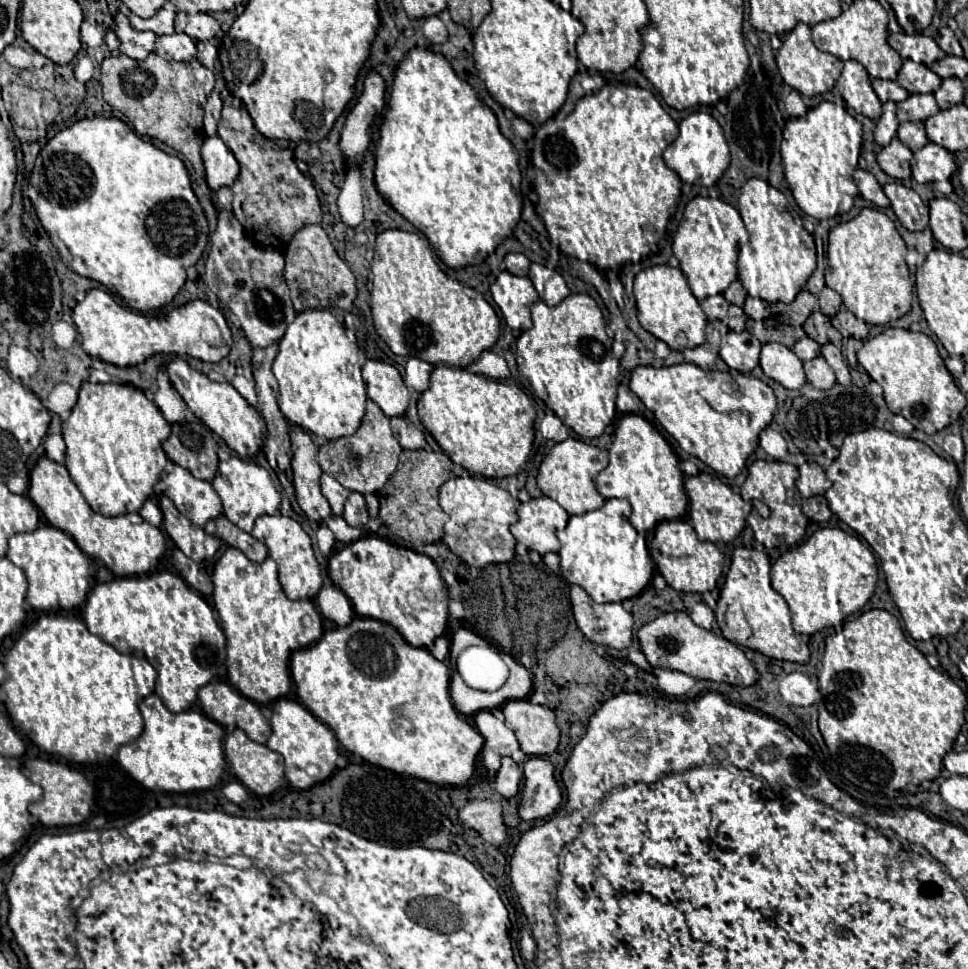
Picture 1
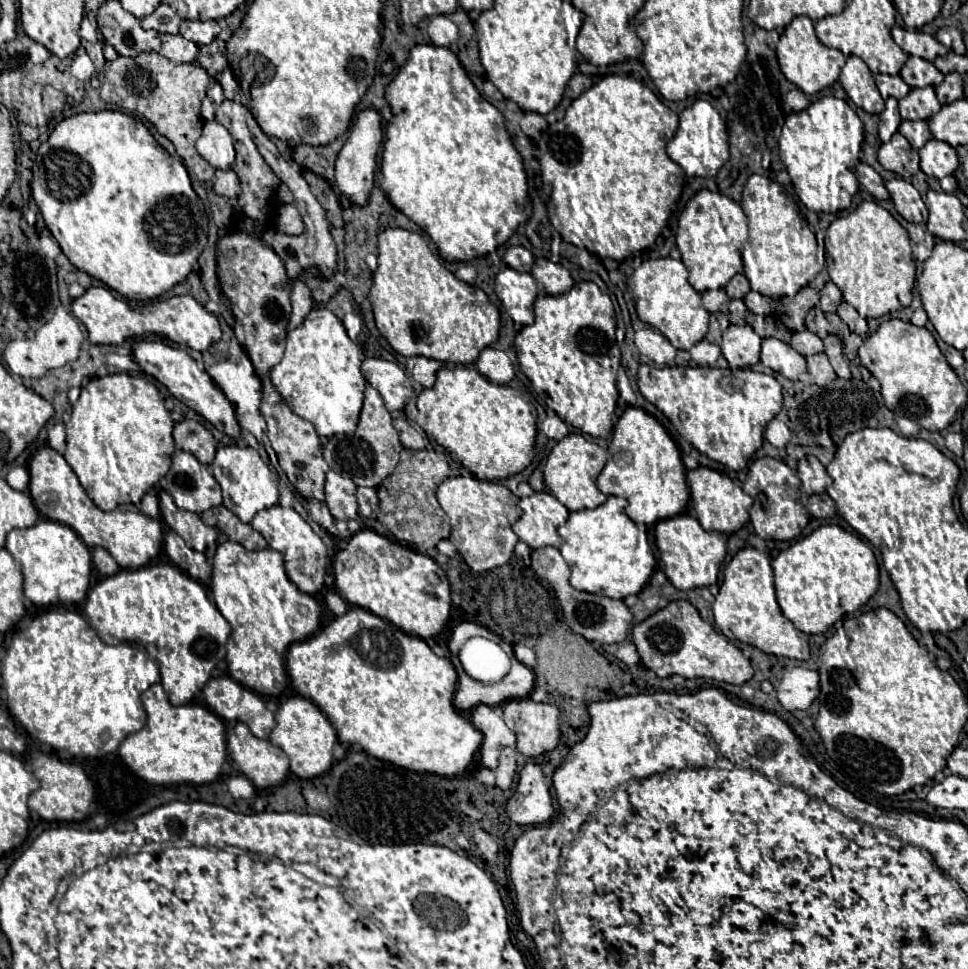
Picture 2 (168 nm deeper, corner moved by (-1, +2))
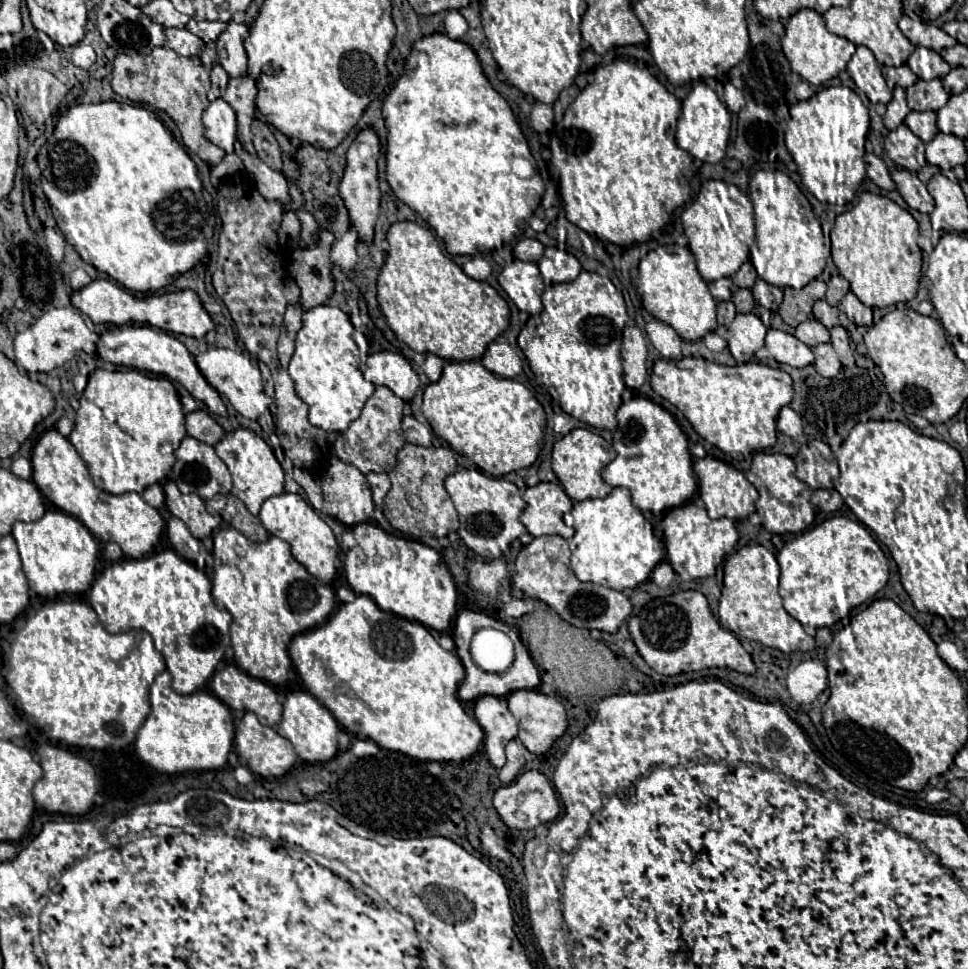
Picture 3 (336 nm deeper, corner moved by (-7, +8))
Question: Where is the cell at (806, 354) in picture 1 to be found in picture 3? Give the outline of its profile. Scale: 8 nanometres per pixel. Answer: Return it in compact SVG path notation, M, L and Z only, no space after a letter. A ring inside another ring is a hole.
M810 317L810 319L806 319L804 323L800 323L796 327L796 337L802 343L806 343L808 347L816 347L820 343L828 343L830 341L830 331L824 325L820 325L820 321Z

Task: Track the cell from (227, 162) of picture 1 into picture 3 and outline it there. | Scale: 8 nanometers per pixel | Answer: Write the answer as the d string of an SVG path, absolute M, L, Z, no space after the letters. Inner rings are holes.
M216 99L206 107L202 115L202 123L206 127L206 137L214 145L222 147L226 153L234 151L236 113L224 99Z

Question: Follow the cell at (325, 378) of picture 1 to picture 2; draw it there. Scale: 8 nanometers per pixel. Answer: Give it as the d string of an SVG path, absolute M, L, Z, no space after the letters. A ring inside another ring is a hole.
M312 309L302 325L296 329L288 331L288 341L286 341L286 351L284 357L278 365L272 367L270 379L276 391L282 395L286 405L302 419L314 423L316 433L322 437L332 437L332 435L350 435L356 425L358 425L358 415L362 411L362 401L364 401L364 387L366 379L360 371L363 351L359 344L350 341L342 321L330 311L330 309Z

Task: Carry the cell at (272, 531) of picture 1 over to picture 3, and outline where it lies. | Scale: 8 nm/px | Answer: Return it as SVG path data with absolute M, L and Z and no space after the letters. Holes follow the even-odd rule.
M282 493L282 495L266 499L258 517L270 535L276 535L290 543L294 559L298 563L302 563L318 581L322 581L322 583L332 581L332 577L336 573L334 561L338 555L338 541L336 541L332 529L324 523L324 519L320 519L318 513L312 509L312 505L308 505L300 495Z

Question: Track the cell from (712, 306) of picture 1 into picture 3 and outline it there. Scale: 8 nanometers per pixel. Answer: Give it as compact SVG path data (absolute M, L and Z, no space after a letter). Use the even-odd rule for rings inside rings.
M724 277L724 279L718 279L718 281L712 281L712 283L708 283L708 287L710 287L710 293L712 293L712 297L714 297L716 301L730 299L732 293L738 289L738 287L732 283L730 277Z

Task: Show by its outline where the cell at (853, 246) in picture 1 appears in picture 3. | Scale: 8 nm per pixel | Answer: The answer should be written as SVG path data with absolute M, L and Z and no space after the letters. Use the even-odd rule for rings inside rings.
M862 193L858 205L836 217L832 227L832 259L840 275L848 279L850 291L868 307L890 307L916 297L922 269L922 251L916 243L916 219L876 193Z

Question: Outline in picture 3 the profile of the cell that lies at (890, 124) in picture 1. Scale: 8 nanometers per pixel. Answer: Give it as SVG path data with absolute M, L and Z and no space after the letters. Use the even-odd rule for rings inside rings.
M894 87L894 97L892 101L886 105L886 115L884 115L884 125L892 131L898 125L904 123L906 115L910 113L908 105L906 105L906 91L902 87Z

